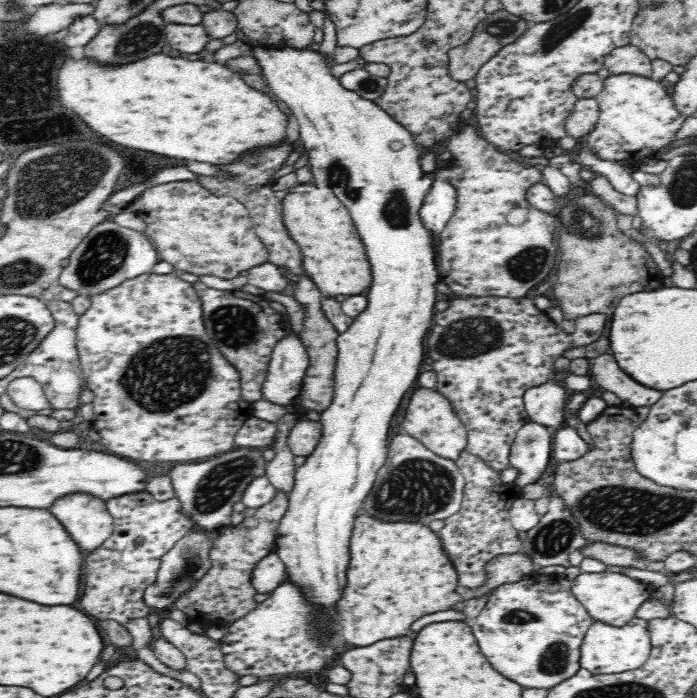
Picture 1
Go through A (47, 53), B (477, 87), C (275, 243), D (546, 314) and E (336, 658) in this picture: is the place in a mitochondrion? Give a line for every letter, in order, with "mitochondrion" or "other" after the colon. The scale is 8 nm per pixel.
A: mitochondrion
B: other
C: other
D: other
E: other

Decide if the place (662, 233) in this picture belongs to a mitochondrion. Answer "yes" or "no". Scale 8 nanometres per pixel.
no

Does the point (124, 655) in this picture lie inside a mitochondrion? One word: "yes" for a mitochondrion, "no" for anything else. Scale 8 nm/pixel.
no

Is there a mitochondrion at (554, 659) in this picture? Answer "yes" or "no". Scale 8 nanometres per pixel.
yes

